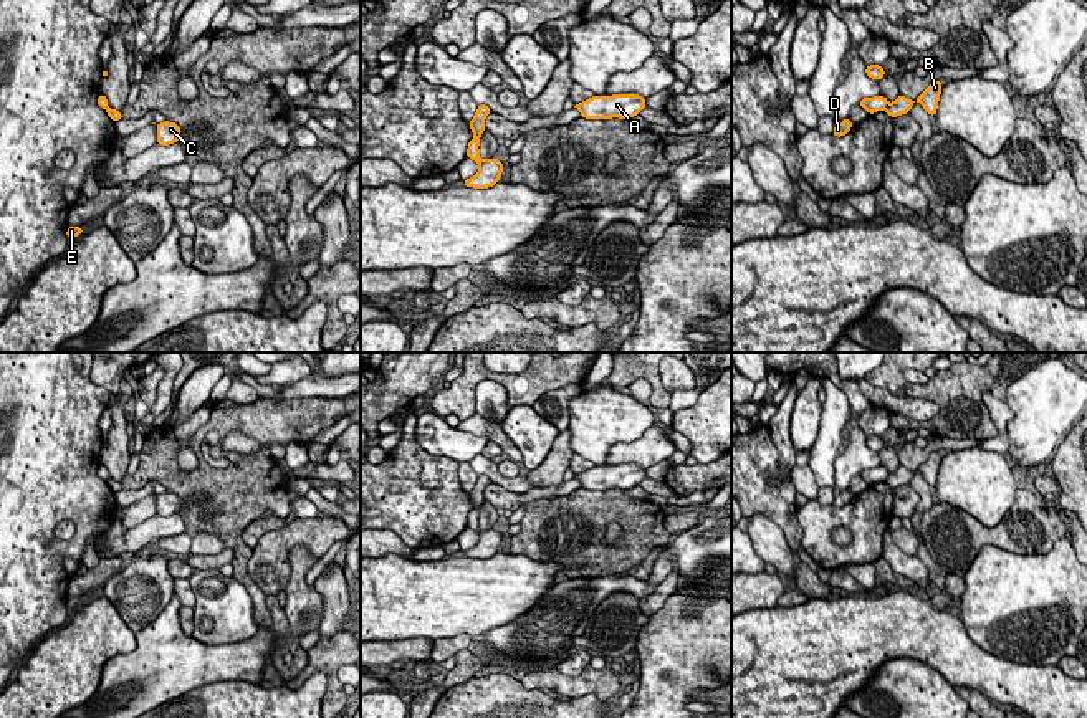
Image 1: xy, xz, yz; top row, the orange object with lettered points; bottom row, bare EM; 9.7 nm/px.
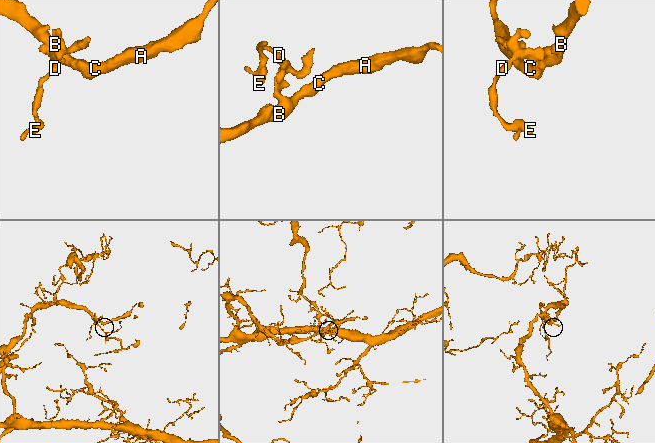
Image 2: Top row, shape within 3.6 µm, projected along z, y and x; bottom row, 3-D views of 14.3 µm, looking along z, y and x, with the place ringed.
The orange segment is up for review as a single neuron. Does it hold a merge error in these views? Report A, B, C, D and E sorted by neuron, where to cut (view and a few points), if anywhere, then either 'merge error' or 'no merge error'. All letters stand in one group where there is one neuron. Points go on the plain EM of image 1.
A B C / D E | yz (889, 475), (884, 478) | merge error

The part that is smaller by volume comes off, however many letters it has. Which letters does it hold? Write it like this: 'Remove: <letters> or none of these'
Remove: D, E

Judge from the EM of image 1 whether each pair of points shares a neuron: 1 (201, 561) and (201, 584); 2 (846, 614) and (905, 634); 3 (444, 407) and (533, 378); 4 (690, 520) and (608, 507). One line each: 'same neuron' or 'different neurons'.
1: different neurons
2: same neuron
3: same neuron
4: different neurons

